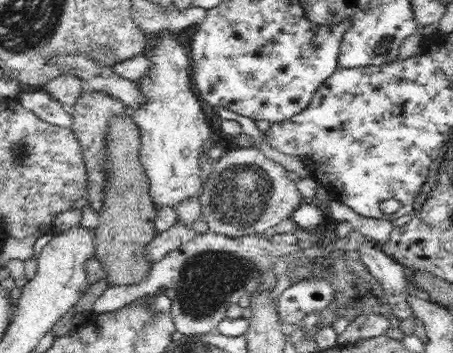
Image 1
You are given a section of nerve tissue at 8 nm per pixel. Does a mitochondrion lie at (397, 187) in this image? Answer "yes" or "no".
no

